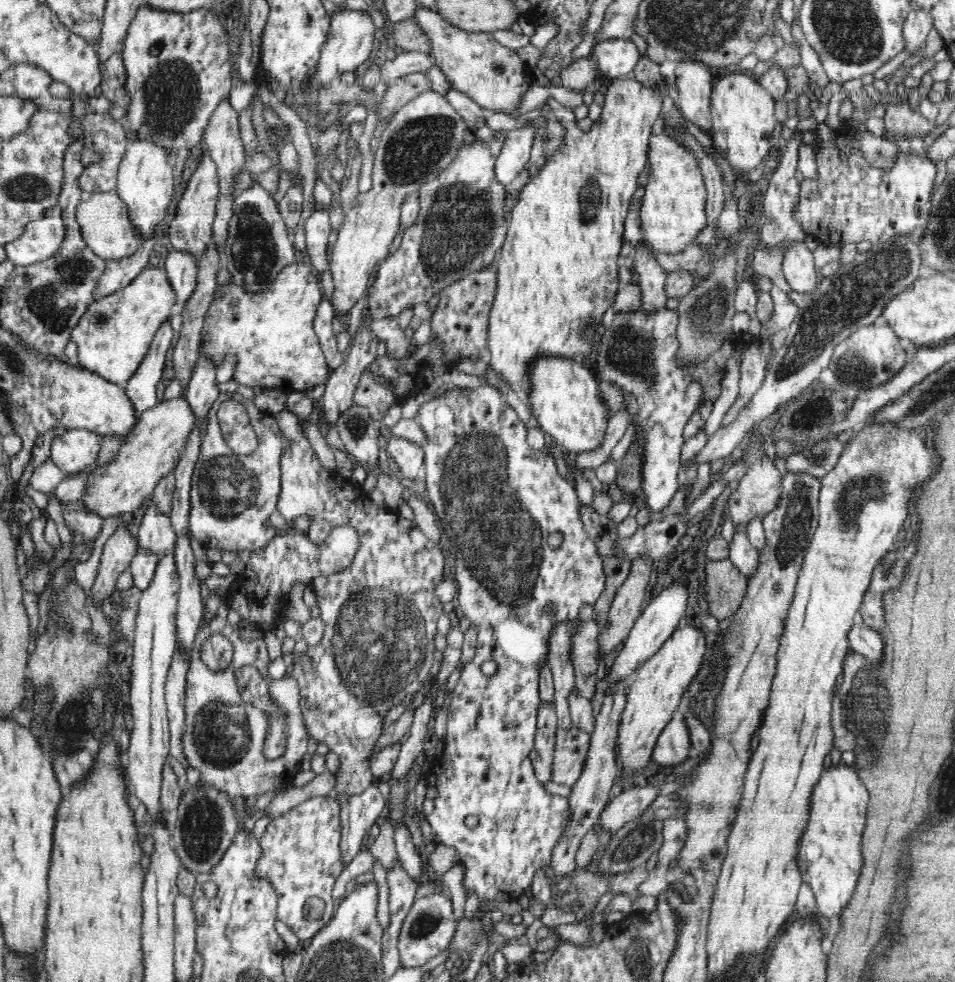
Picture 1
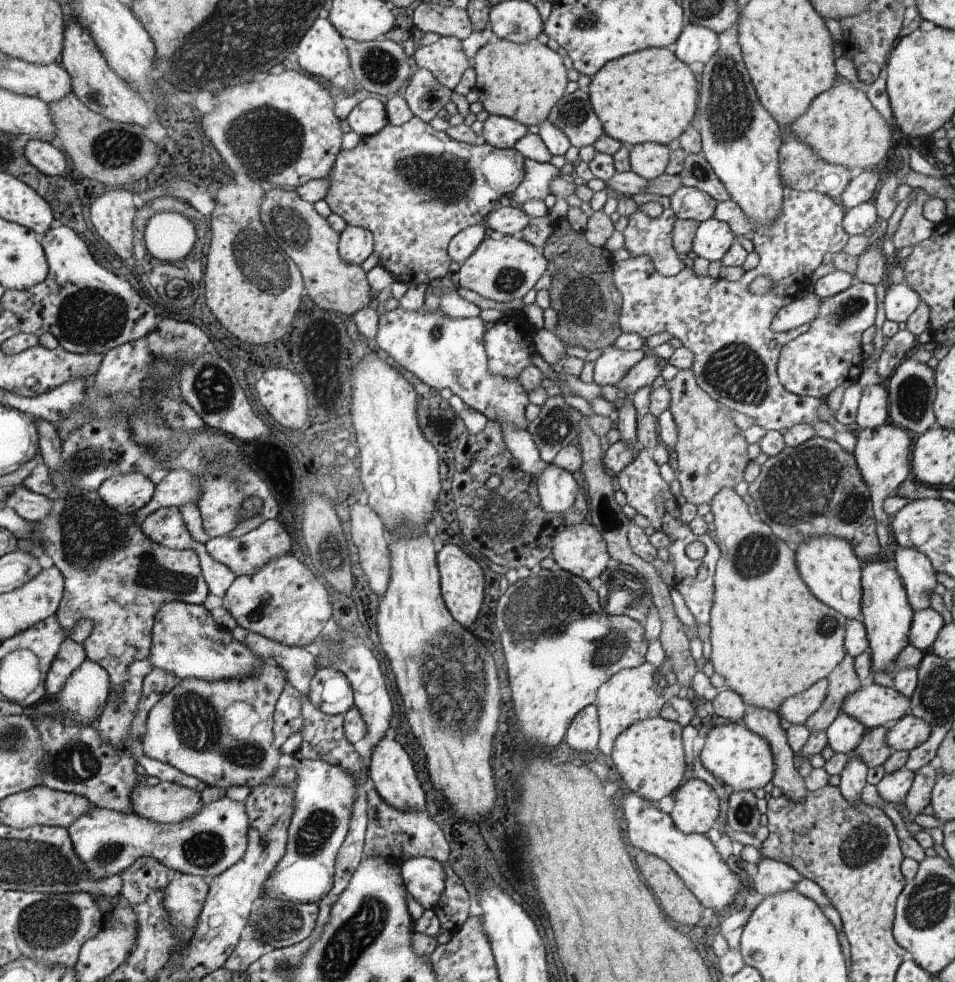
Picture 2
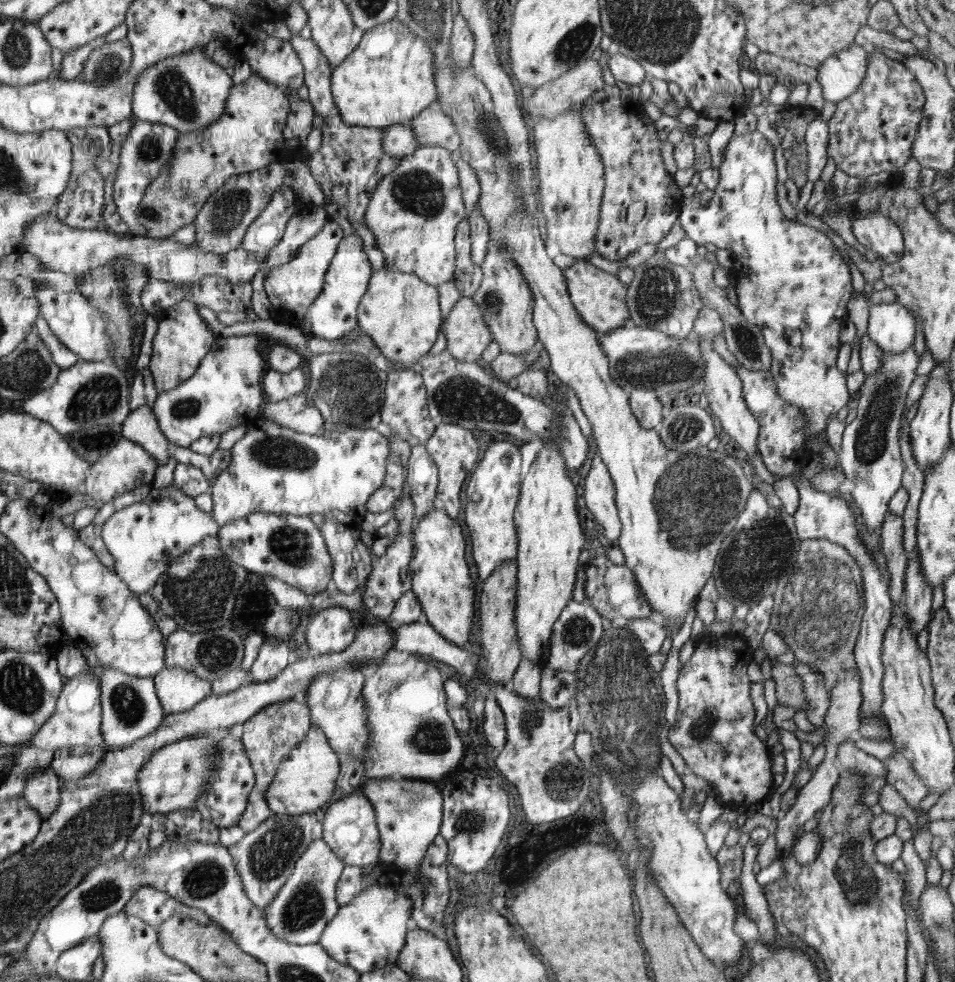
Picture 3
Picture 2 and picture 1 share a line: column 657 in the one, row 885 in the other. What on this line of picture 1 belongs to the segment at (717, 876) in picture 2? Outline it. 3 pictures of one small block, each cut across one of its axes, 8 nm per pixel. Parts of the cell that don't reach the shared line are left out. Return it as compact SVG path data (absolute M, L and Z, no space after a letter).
M842 760L838 766L823 768L811 790L807 825L797 850L797 870L801 880L812 889L818 916L823 920L839 916L848 906L864 864L860 841L864 834L869 792L854 769Z

